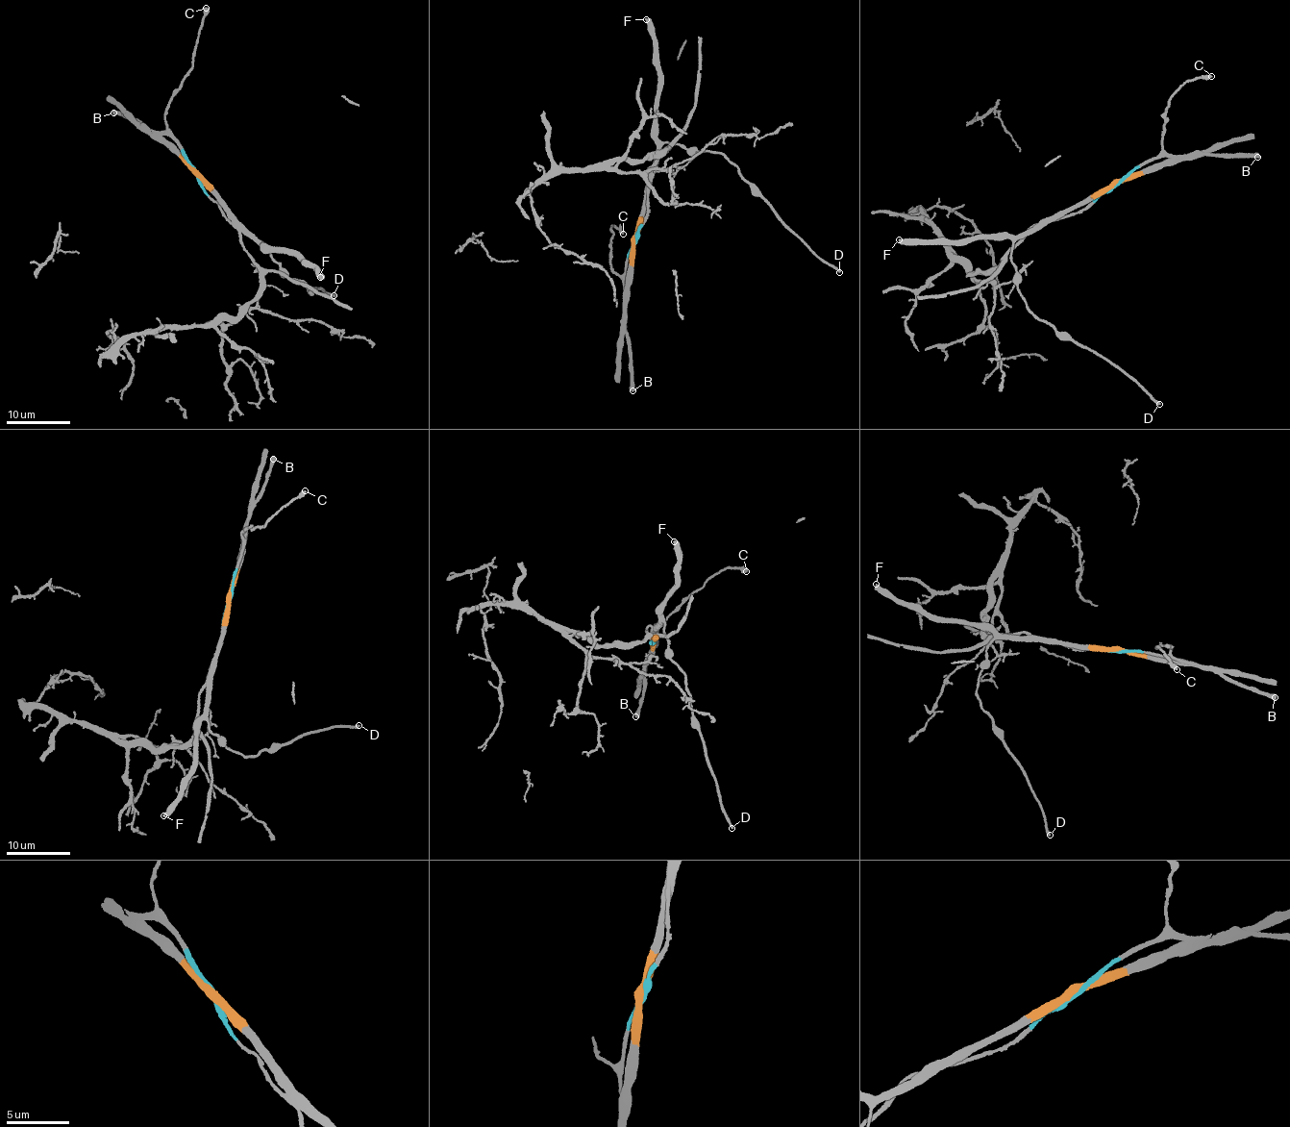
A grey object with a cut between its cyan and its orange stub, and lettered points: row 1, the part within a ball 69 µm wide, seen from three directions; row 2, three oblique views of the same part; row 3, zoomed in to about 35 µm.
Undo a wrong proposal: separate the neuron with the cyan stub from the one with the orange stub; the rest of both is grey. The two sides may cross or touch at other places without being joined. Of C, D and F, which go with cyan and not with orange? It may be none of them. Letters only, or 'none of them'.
C

